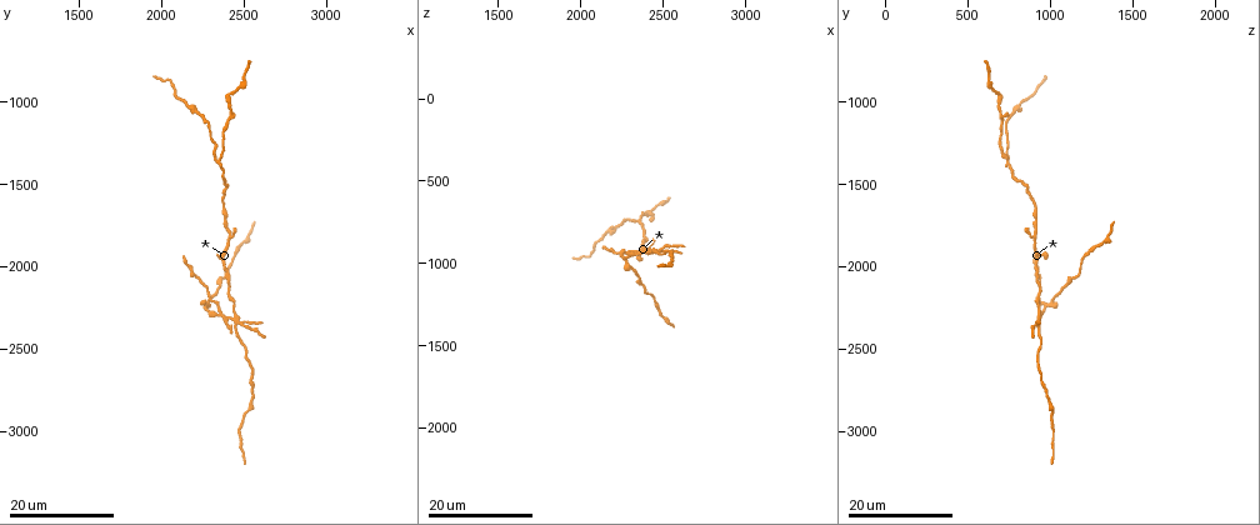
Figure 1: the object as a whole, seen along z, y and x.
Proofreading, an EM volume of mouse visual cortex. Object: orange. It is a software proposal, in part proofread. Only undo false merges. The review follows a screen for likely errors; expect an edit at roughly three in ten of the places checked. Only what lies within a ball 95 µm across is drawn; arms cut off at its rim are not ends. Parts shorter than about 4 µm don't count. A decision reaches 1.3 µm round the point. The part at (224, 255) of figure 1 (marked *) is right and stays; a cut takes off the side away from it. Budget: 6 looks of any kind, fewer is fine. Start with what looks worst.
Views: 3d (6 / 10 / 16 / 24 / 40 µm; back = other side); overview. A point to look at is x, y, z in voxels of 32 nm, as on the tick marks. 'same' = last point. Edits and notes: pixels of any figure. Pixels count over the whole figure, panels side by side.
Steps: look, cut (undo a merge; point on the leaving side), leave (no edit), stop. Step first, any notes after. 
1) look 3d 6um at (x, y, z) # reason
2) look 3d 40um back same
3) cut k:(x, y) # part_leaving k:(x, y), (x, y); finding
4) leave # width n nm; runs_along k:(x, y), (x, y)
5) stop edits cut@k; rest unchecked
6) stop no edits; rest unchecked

look 3d 24um at (2440, 2300, 920) # four or more arms meet

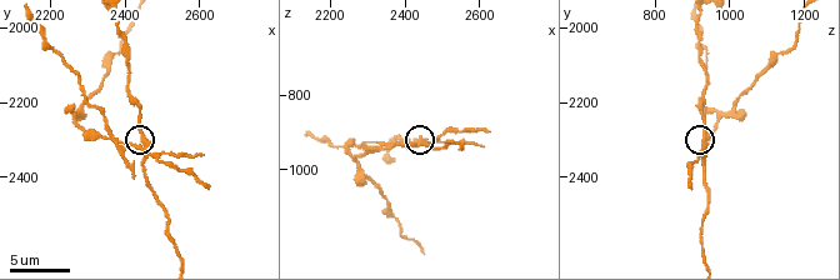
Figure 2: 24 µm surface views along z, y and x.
look 3d 10um at (2430, 2320, 930)

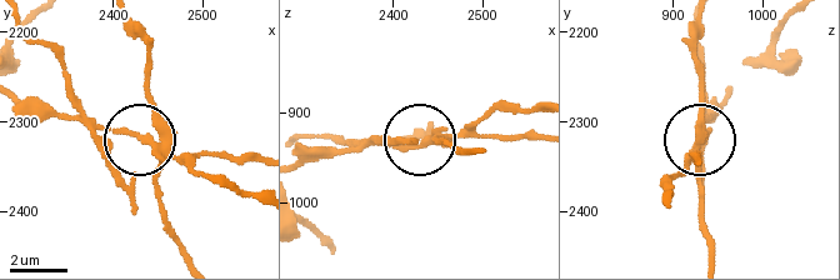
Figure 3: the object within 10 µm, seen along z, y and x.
cut 3:(199, 171) # side_arm 33 um; arms 4; a second neuron is stuck on

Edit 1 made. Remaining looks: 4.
look 3d 16um at (2340, 1380, 760) # arms run side by side

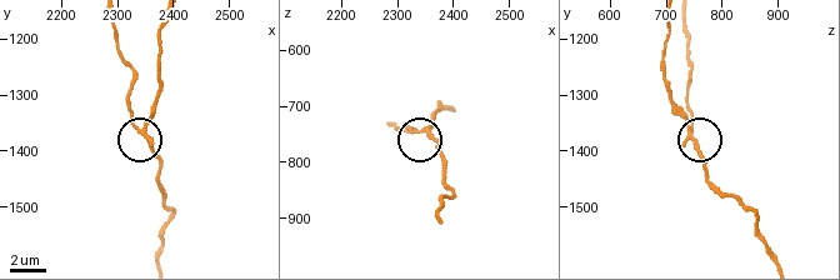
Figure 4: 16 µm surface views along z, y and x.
look 3d 6um at (2345, 1360, 740)

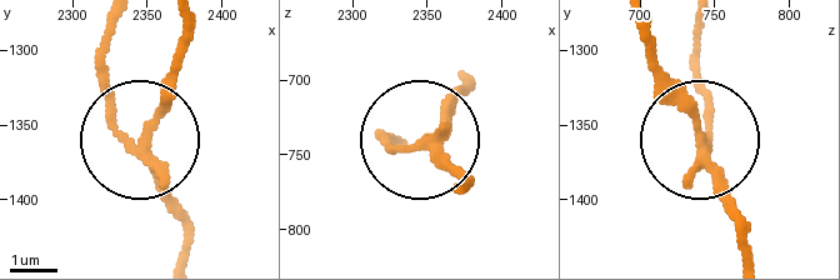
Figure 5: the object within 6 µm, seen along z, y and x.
cut 5:(108, 91) # width 180 nm; two neurons meet here

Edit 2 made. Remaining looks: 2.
stop edits cut@3, cut@5; rest unchecked

